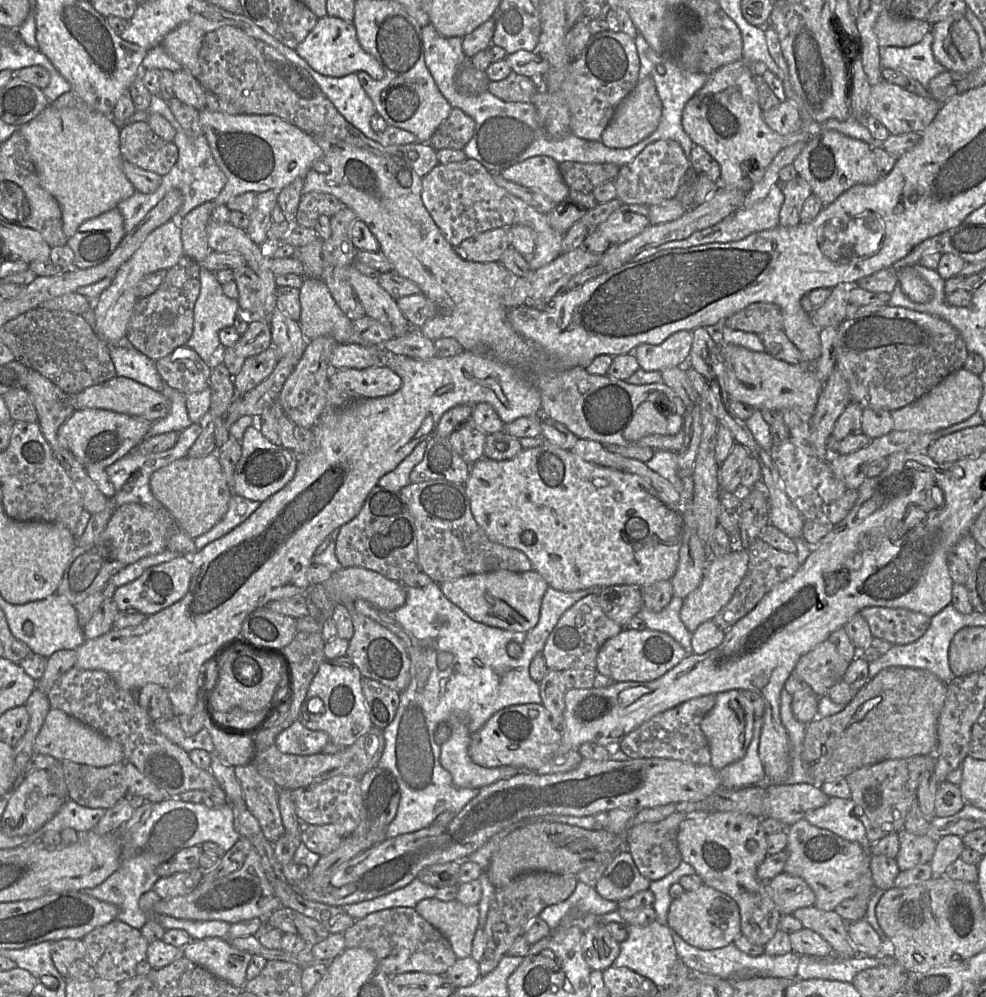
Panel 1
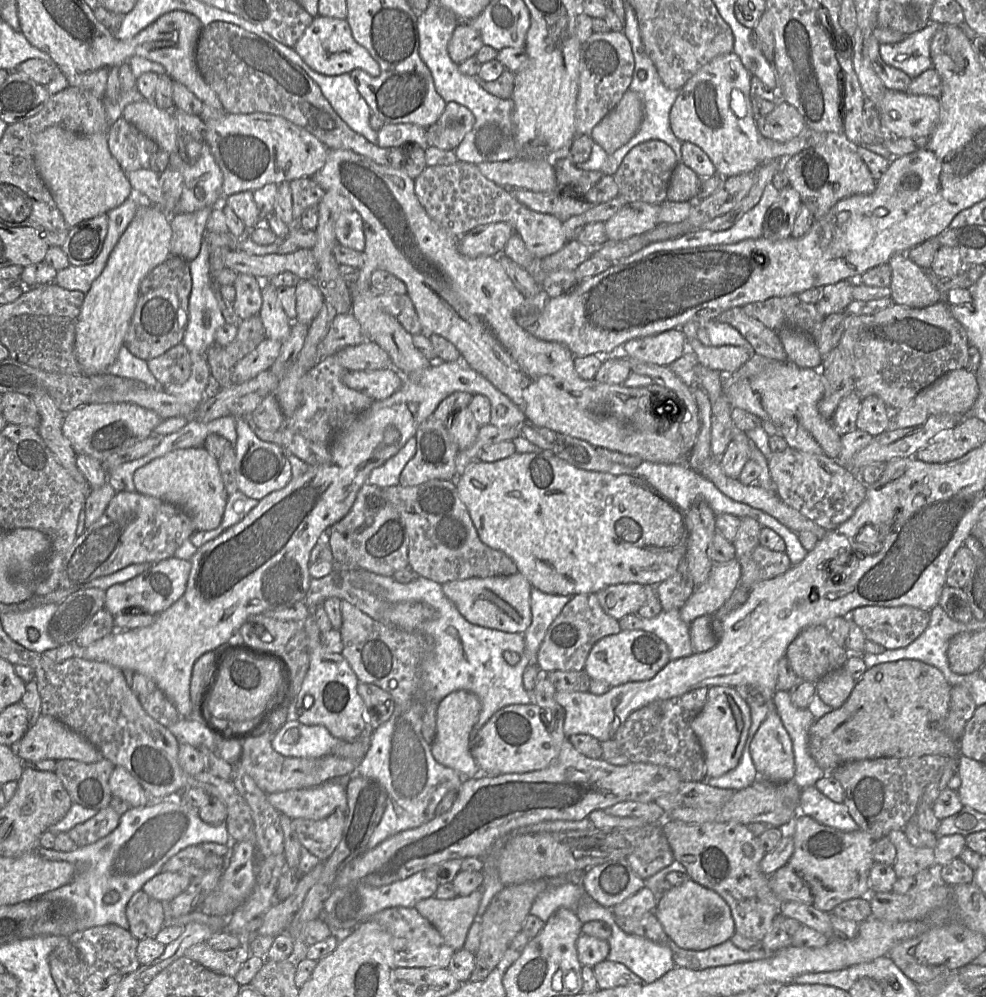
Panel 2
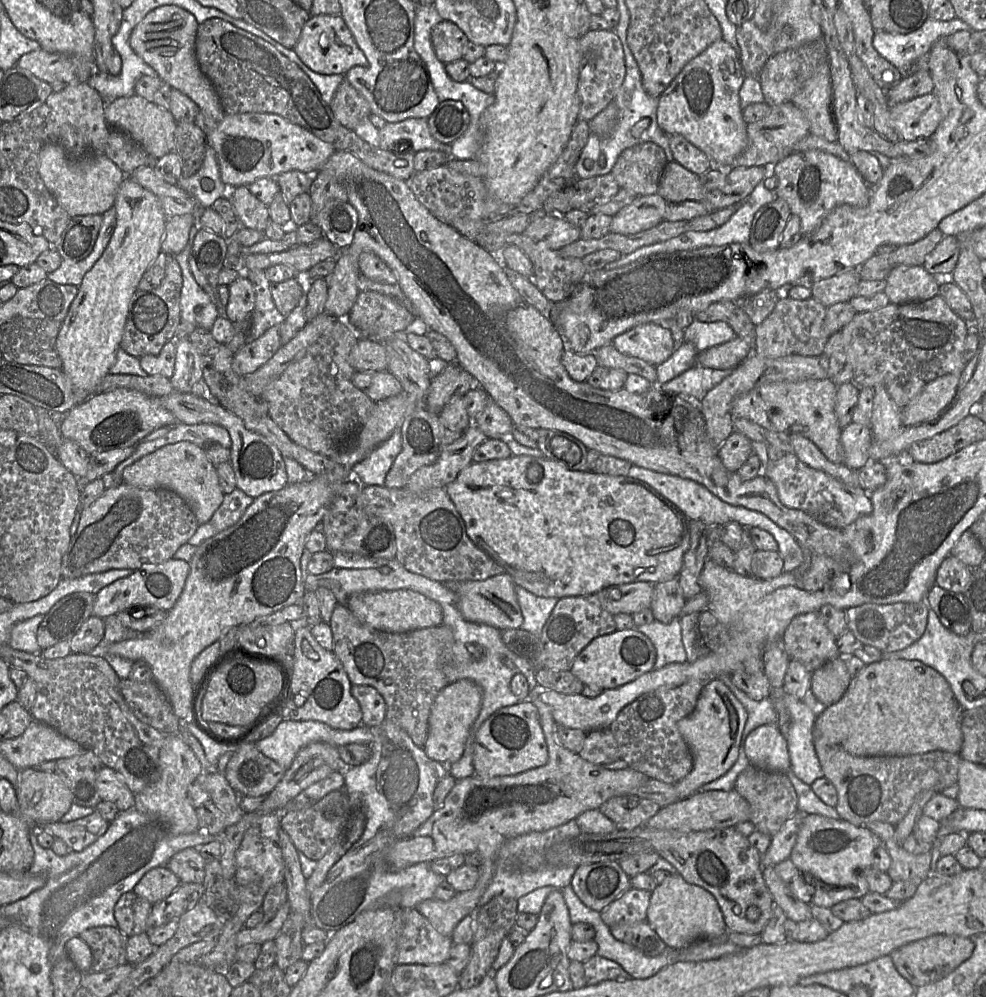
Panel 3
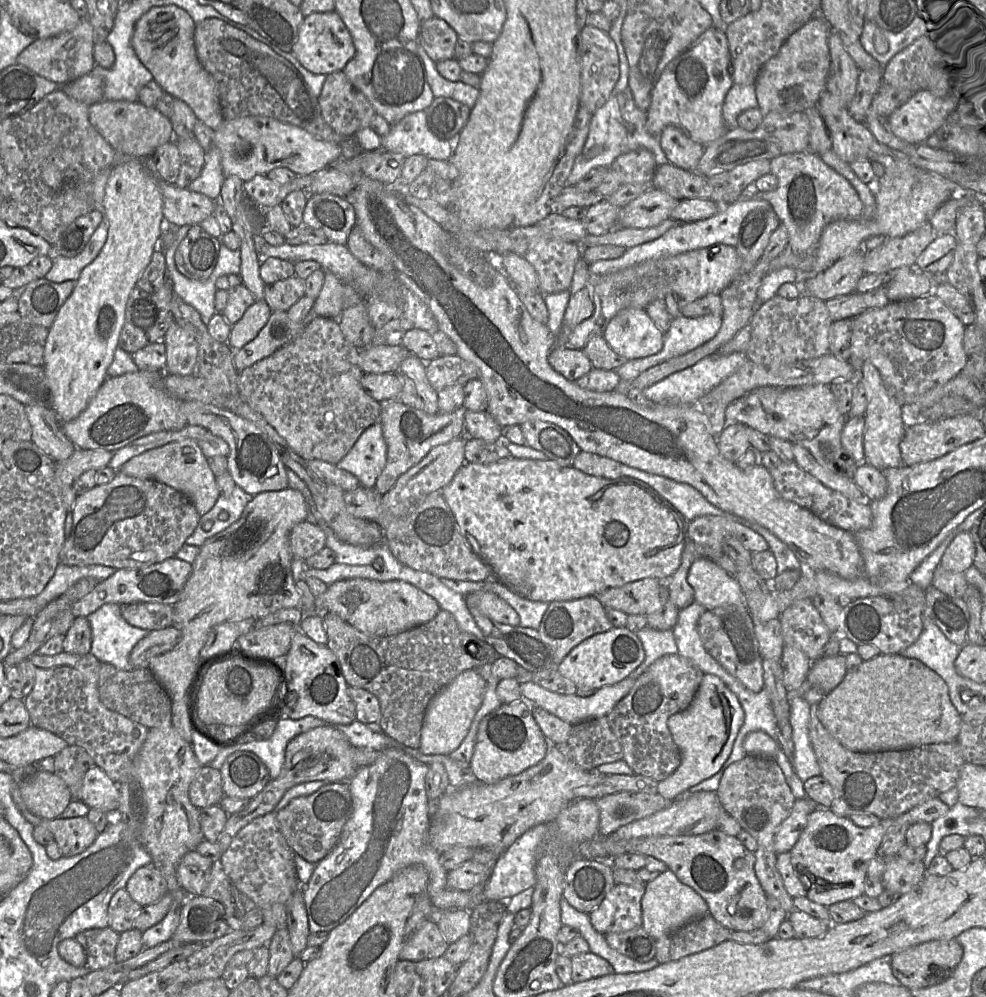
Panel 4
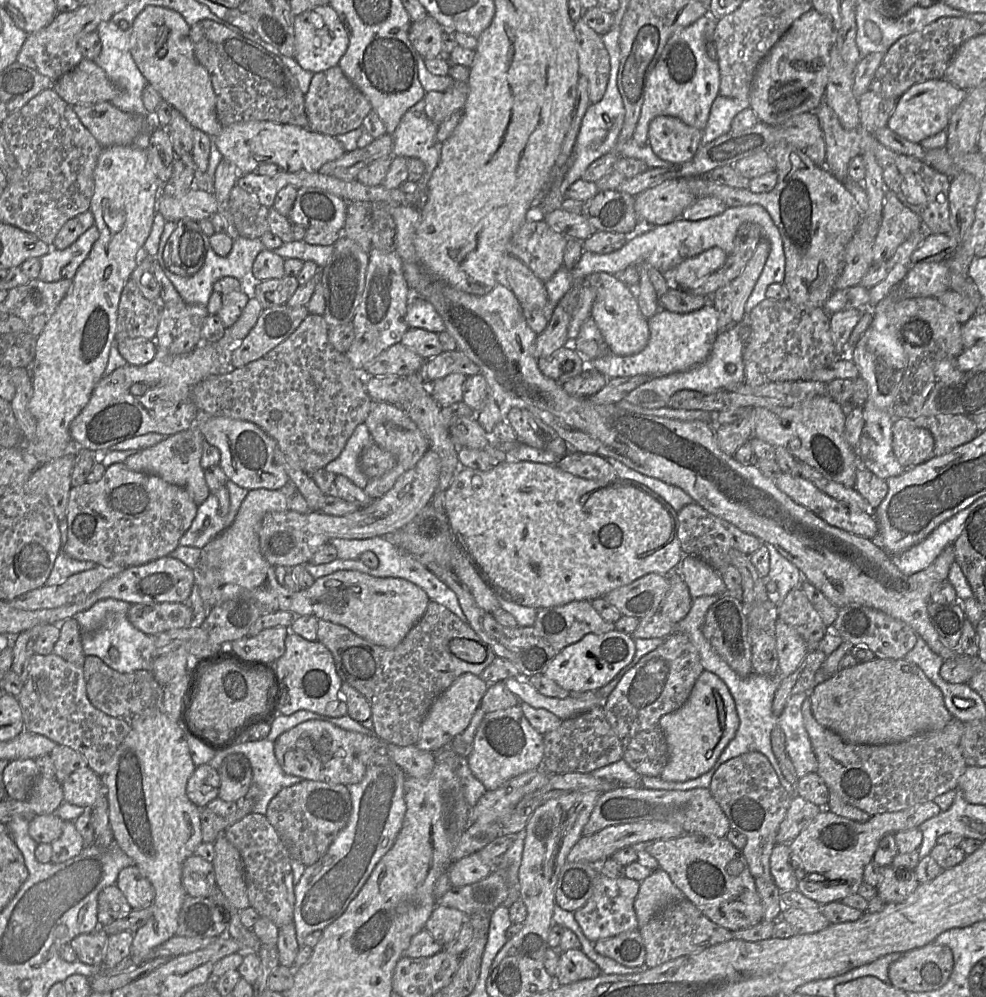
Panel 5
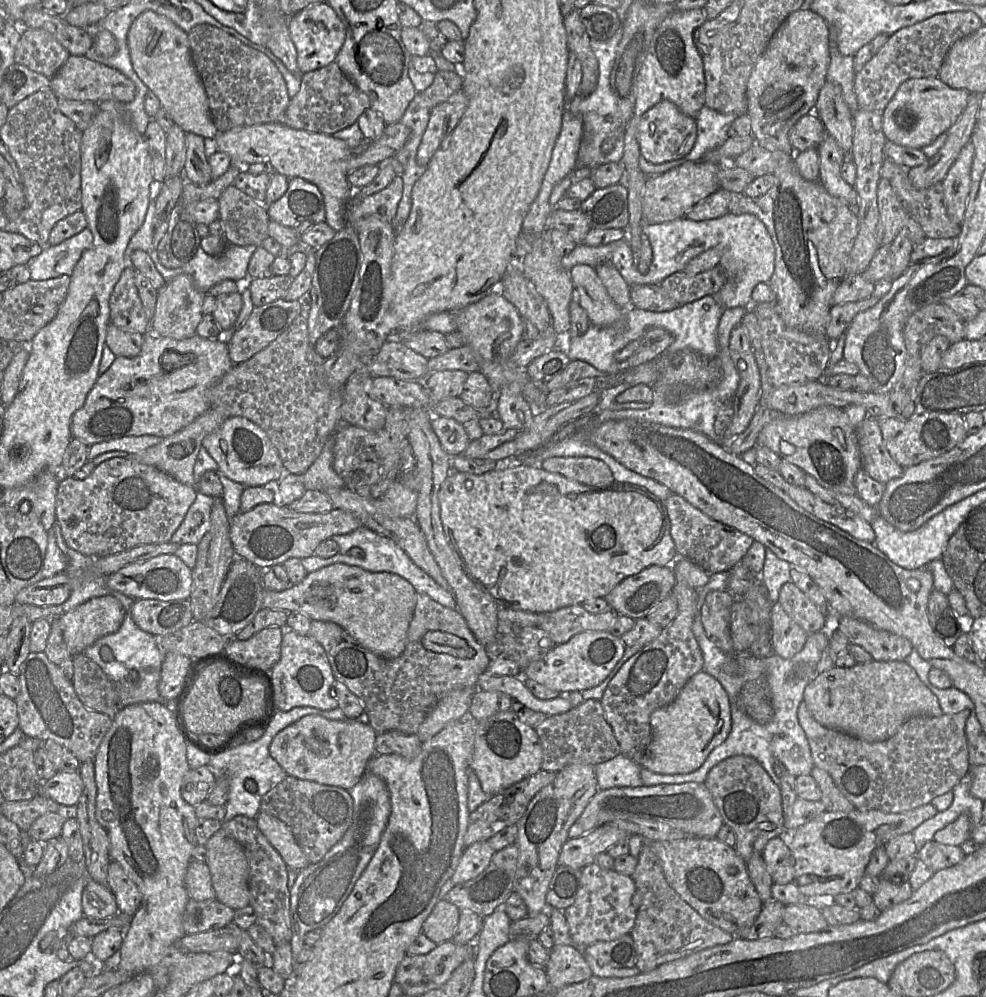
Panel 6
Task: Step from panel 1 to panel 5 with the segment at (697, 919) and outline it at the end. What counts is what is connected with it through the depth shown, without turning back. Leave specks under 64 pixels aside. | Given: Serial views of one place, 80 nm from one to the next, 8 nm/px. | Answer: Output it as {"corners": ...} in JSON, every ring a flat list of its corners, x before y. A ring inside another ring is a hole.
{"corners":[[660,868,654,870,649,877,640,882,639,892,634,901,638,929,666,906,683,897,683,893,675,886,667,872]]}

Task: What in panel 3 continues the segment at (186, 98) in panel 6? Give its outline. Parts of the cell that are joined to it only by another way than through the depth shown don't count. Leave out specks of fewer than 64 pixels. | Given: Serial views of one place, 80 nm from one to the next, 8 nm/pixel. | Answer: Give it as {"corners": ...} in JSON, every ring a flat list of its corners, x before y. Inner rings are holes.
{"corners":[[175,5,160,6,154,10,150,11,144,17,144,19,139,24,137,24,137,26,133,29,133,31,130,35,129,44,130,44,130,47,133,49,133,51,136,54,138,54,149,66,151,66,155,70,156,75,161,79,162,82,167,83,172,89,177,89,180,92,182,92,183,94,187,95,199,106,200,112,203,112,208,117,210,117,211,119,213,119,214,121,219,123,220,121,223,120,223,118,225,116,224,109,222,107,220,98,215,90,215,87,213,86,211,81,202,73,202,71,198,65,197,59,196,59,195,47,196,47,196,37,197,37,198,26,199,26,199,23,197,22,195,16,192,13,188,12,187,10,180,8,178,6,175,6]]}

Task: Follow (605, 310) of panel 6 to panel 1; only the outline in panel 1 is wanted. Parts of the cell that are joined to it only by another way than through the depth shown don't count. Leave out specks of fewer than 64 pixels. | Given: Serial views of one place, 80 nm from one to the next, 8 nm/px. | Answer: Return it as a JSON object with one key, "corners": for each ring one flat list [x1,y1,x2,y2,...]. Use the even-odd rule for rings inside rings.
{"corners":[[678,331,660,344,641,344,633,354,639,368,644,371,661,371,678,367,689,357,693,342,691,331]]}

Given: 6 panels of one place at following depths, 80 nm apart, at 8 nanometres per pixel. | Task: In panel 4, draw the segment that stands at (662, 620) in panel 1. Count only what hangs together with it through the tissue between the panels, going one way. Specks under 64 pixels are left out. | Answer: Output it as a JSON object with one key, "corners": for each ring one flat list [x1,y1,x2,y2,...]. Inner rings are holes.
{"corners":[[646,626,635,633,641,641,645,652,644,661,637,668,637,675,642,674,658,658,678,654,673,629,658,631]]}

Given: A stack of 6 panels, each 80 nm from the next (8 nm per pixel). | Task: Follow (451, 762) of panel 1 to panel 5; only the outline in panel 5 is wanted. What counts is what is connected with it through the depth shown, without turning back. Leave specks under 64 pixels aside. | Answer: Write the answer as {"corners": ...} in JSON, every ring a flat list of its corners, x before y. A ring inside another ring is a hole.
{"corners":[[471,673,459,676,429,707,422,721,416,746,424,751,436,752,450,745,468,727,488,687,489,684,480,676]]}

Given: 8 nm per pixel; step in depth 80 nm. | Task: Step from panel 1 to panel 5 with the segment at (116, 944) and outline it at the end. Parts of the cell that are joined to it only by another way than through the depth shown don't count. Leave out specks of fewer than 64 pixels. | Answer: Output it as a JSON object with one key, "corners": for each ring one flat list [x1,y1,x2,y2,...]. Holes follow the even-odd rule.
{"corners":[[96,930,80,934,69,943,75,950,79,961,100,967,103,966,106,955,108,937,106,932]]}

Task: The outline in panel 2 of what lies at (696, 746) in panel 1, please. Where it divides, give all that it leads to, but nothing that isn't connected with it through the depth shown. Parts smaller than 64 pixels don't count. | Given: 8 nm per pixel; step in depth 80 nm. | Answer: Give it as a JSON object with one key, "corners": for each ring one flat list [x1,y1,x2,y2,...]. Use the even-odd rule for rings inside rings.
{"corners":[[701,687,678,697,656,700,633,711,614,735,620,754,632,763,649,763,674,769,683,782,705,780,705,755,691,722,703,709,707,694,708,688]]}

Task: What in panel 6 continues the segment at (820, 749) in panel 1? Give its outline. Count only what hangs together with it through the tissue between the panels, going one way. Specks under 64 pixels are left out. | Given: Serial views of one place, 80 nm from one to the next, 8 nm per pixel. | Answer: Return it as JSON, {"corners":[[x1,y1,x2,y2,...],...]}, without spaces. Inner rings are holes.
{"corners":[[872,660,850,668,834,666,807,684,803,701,820,724,867,742,889,739,911,717,944,714,937,696,905,661]]}

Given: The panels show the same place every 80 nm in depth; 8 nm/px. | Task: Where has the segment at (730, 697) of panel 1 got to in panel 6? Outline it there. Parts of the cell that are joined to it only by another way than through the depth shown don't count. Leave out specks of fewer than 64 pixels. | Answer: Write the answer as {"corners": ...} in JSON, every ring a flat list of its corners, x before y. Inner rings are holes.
{"corners":[[700,671,693,675,676,699,650,716,652,740,641,768,659,774,686,774,699,769,710,752,722,744,732,728,729,696,721,683]]}

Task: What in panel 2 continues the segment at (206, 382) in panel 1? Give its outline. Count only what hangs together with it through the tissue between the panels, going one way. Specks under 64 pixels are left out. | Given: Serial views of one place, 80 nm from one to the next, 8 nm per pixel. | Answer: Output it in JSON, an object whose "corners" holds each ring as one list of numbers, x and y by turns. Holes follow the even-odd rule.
{"corners":[[178,344,161,356,147,361,150,372,163,386,185,383,191,375,191,364,191,354,183,344]]}

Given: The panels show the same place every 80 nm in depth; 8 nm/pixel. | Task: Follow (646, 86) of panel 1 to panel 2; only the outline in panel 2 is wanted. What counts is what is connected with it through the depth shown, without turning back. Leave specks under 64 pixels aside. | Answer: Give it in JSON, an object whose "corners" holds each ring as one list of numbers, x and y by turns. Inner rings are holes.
{"corners":[[627,90,617,105,592,129,590,137,606,152,613,153,639,130,644,105,641,97]]}

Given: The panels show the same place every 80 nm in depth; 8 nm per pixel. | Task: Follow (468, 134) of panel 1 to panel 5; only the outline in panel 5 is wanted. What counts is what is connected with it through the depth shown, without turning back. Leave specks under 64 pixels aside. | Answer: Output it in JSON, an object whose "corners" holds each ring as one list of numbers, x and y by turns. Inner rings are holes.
{"corners":[[455,82,442,92,427,92,422,99,427,117,438,126,453,113,463,111,467,94,468,86,463,82]]}

